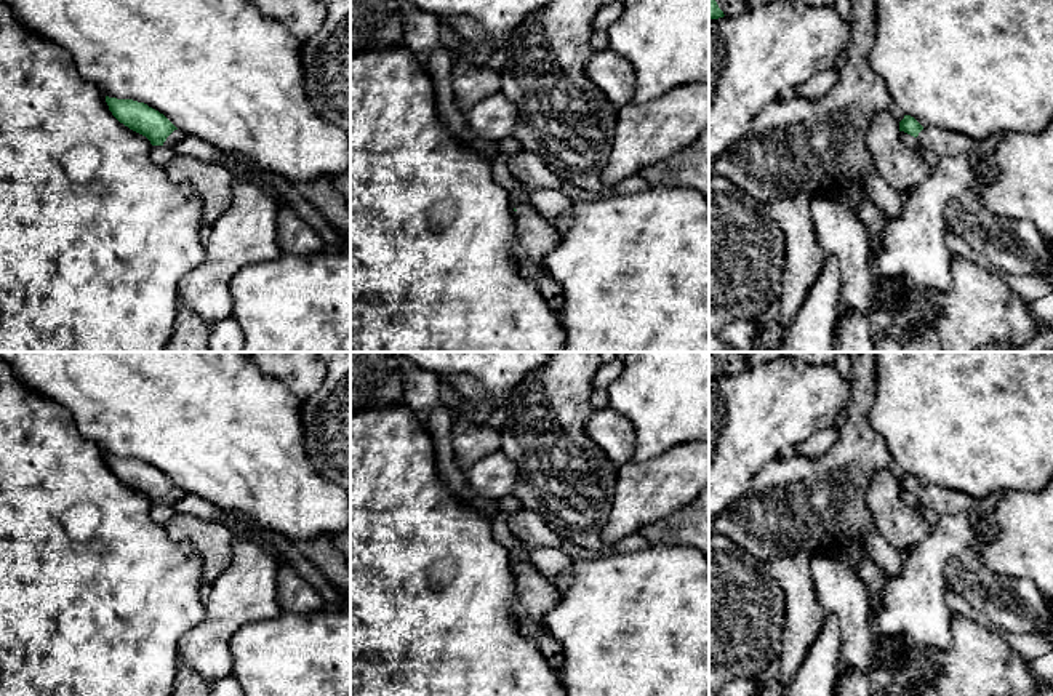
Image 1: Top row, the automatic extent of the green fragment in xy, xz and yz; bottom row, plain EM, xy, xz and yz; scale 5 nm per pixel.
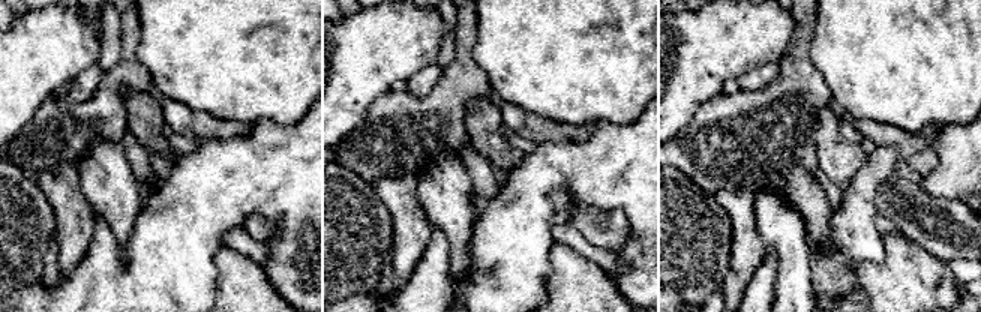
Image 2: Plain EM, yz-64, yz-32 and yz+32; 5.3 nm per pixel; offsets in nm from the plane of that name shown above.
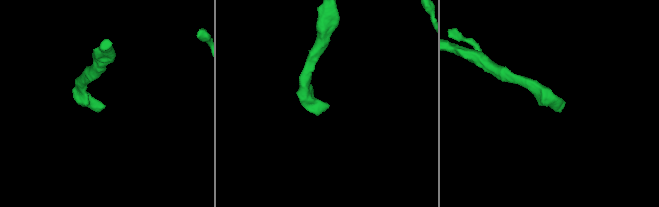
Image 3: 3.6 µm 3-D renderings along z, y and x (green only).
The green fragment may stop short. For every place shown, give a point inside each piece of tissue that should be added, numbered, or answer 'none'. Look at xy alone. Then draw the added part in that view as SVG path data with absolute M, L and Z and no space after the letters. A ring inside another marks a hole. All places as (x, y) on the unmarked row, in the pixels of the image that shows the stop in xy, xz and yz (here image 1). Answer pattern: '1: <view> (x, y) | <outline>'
1: xy (176, 493) | M174 488L166 499L163 501L163 504L173 506L178 499L181 499L184 496L184 490L181 488Z

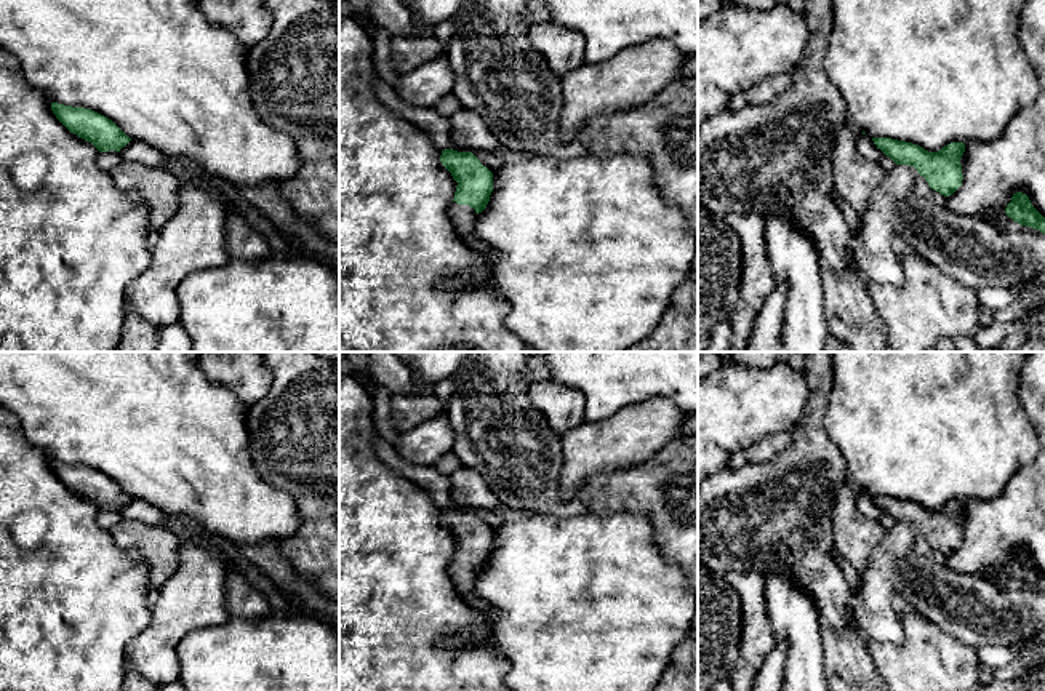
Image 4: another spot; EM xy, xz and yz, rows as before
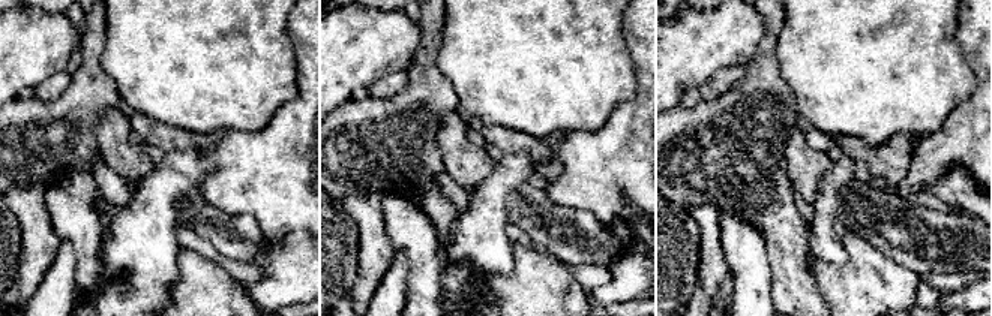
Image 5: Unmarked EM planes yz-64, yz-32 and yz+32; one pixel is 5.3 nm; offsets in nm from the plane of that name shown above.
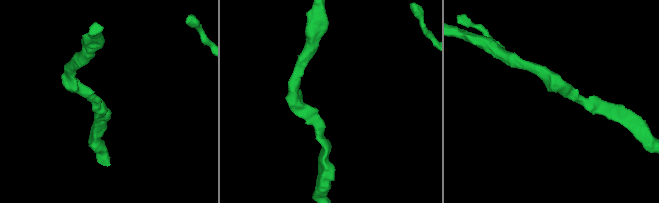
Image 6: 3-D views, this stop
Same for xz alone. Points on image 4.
1: xz (463, 576) | M451 560L448 573L454 589L472 608L485 608L485 605L474 595L474 584L477 577L474 566Z

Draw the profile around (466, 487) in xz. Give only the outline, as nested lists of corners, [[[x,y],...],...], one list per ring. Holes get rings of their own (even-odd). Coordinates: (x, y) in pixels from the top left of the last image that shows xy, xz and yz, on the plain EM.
[[[461,467],[450,477],[451,497],[462,505],[477,505],[486,510],[494,510],[502,504],[490,489],[486,481],[472,469]]]

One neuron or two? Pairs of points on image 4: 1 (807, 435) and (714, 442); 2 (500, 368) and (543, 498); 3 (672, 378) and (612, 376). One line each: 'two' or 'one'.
1: two
2: one
3: one

